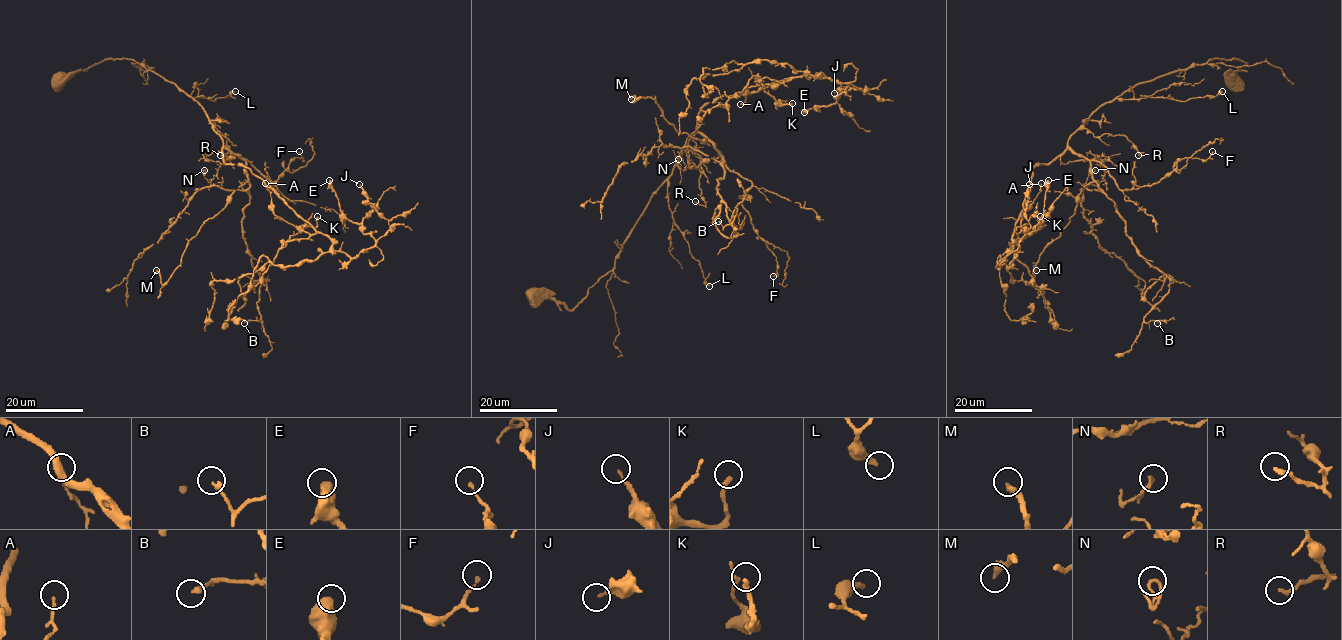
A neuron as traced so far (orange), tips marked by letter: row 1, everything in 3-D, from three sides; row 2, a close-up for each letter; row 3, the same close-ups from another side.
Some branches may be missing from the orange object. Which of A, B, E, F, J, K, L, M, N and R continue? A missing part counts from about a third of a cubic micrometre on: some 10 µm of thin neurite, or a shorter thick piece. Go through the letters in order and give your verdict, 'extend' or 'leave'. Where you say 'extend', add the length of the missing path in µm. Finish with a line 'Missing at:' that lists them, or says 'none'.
A: leave
B: leave
E: leave
F: leave
J: leave
K: leave
L: leave
M: leave
N: leave
R: leave
Missing at: none

